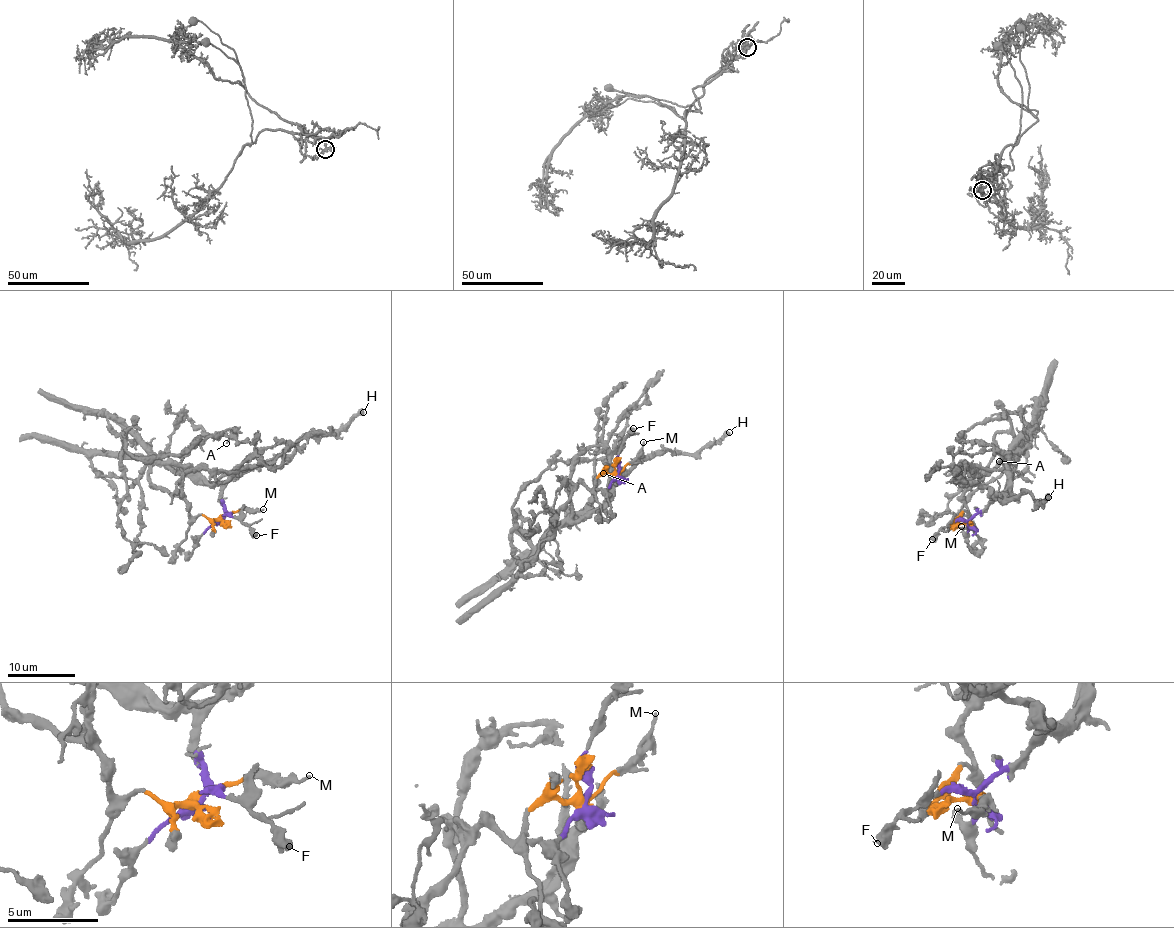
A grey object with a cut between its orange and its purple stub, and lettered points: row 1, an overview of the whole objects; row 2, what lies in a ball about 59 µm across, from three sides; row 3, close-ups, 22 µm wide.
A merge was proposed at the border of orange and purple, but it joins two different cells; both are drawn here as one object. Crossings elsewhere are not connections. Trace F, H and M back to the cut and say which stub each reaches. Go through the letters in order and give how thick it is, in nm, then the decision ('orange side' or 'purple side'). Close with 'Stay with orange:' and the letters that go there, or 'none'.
F: 550 nm thick; purple side
H: 500 nm thick; purple side
M: 150 nm thick; orange side
Stay with orange: M

